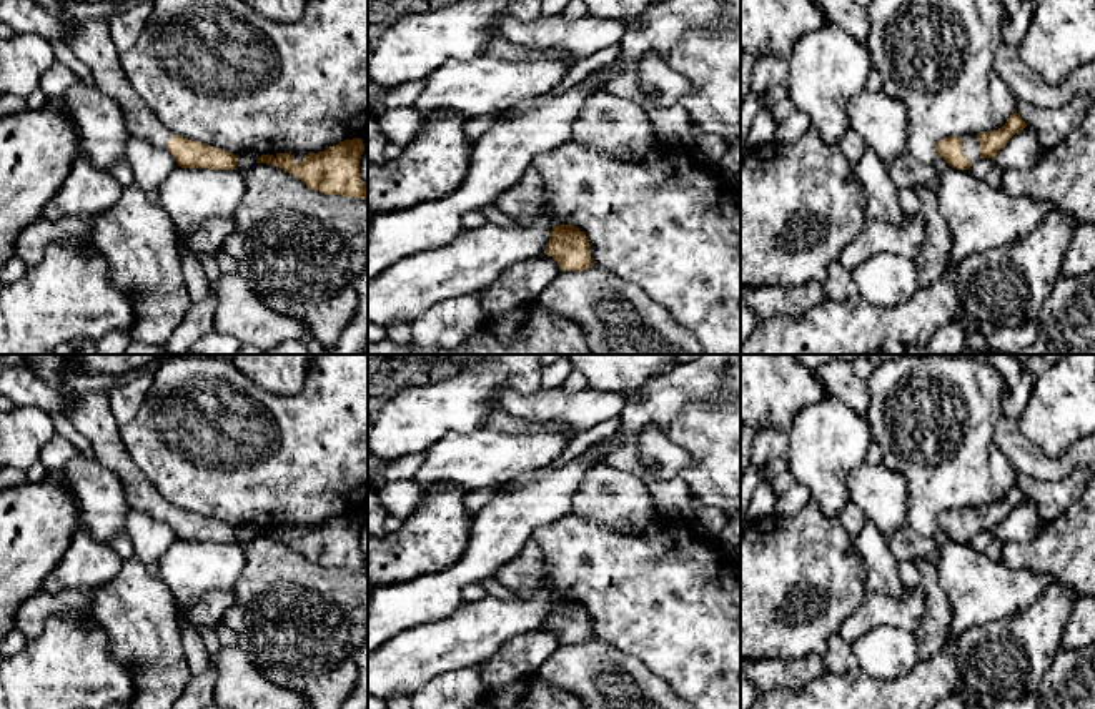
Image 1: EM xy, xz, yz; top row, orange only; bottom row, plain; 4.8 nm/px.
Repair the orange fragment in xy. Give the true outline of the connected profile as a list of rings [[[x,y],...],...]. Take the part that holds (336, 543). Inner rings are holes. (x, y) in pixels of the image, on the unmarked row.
[[[353,511],[339,514],[325,524],[308,526],[301,536],[290,526],[261,528],[258,536],[280,539],[323,568],[366,571],[366,558],[359,546],[363,524],[363,513]]]

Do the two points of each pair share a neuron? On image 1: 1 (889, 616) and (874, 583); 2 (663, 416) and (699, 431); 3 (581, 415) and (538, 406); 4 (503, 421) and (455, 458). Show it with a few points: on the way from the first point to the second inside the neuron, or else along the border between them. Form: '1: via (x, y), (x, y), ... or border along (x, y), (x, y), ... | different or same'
1: border along (906, 590), (901, 596), (867, 593) | different
2: border along (709, 405), (688, 405), (668, 430) | different
3: via (571, 408), (548, 406) | same
4: border along (485, 425), (495, 430), (531, 433) | different

